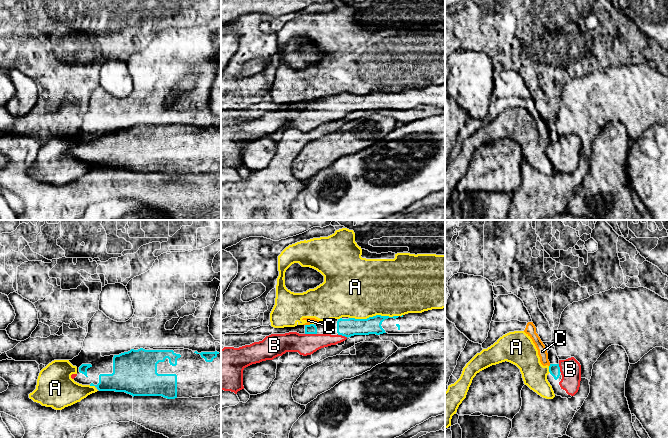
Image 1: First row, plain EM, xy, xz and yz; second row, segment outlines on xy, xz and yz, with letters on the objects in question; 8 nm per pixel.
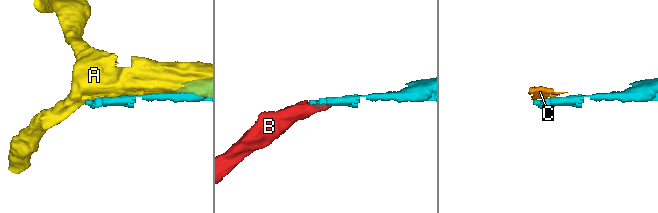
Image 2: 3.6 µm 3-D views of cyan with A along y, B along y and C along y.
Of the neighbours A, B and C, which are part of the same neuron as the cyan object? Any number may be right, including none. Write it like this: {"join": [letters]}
{"join": ["B"]}

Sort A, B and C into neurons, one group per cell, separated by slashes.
A C / B

